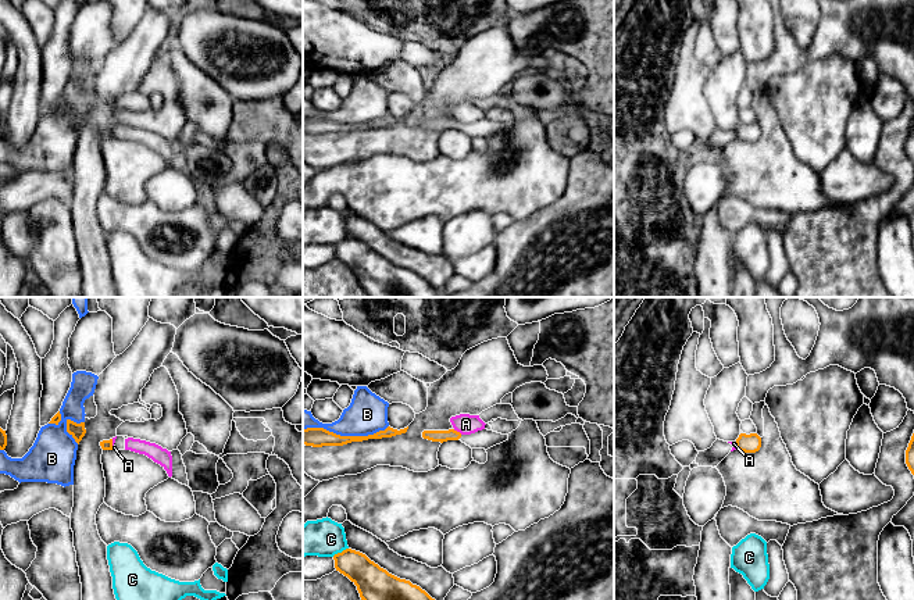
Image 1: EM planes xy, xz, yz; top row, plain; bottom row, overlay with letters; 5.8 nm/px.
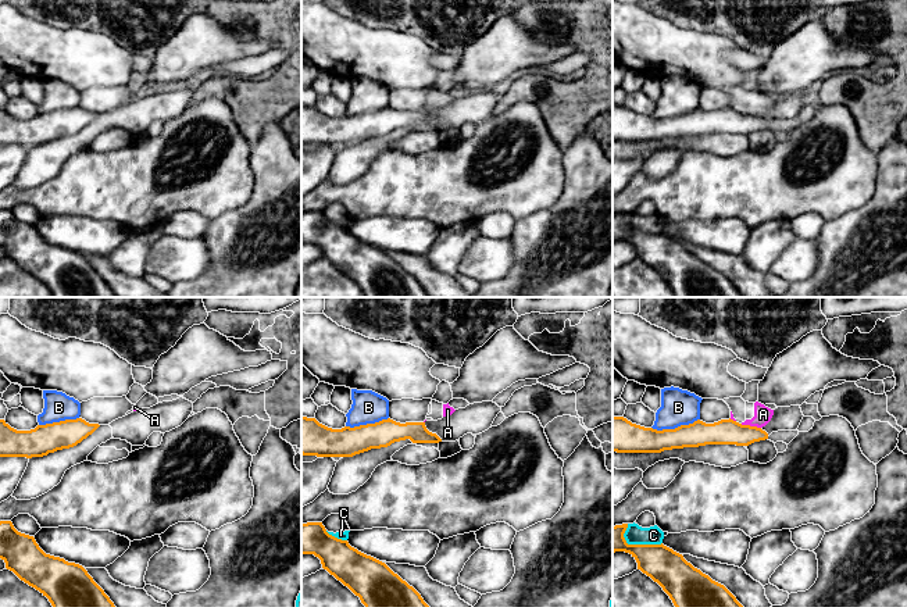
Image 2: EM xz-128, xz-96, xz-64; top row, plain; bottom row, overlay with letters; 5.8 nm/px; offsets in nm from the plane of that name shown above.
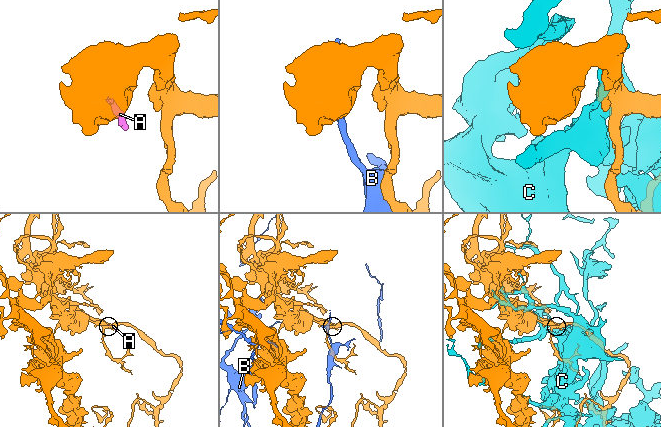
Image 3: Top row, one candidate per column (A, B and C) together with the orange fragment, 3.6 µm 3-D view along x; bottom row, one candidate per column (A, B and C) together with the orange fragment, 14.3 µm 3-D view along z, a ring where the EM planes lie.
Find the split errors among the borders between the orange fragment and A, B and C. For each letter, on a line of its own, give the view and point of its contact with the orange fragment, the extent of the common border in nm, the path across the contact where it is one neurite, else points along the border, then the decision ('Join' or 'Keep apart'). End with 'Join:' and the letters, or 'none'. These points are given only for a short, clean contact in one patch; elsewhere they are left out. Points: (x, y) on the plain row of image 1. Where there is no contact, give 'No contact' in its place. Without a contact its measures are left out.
A: Touches orange at xz (456, 120). Shared border 60 nm. Boundary: xz (453, 118), (461, 122). Keep apart
B: Touches orange at xz (345, 125). Shared border 500 nm. Keep apart
C: Touches orange at xz (339, 242). Shared border 110 nm. Keep apart
Join: none

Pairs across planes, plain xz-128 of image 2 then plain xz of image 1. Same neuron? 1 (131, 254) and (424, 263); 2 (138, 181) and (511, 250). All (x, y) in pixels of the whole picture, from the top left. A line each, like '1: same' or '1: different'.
1: different
2: different

